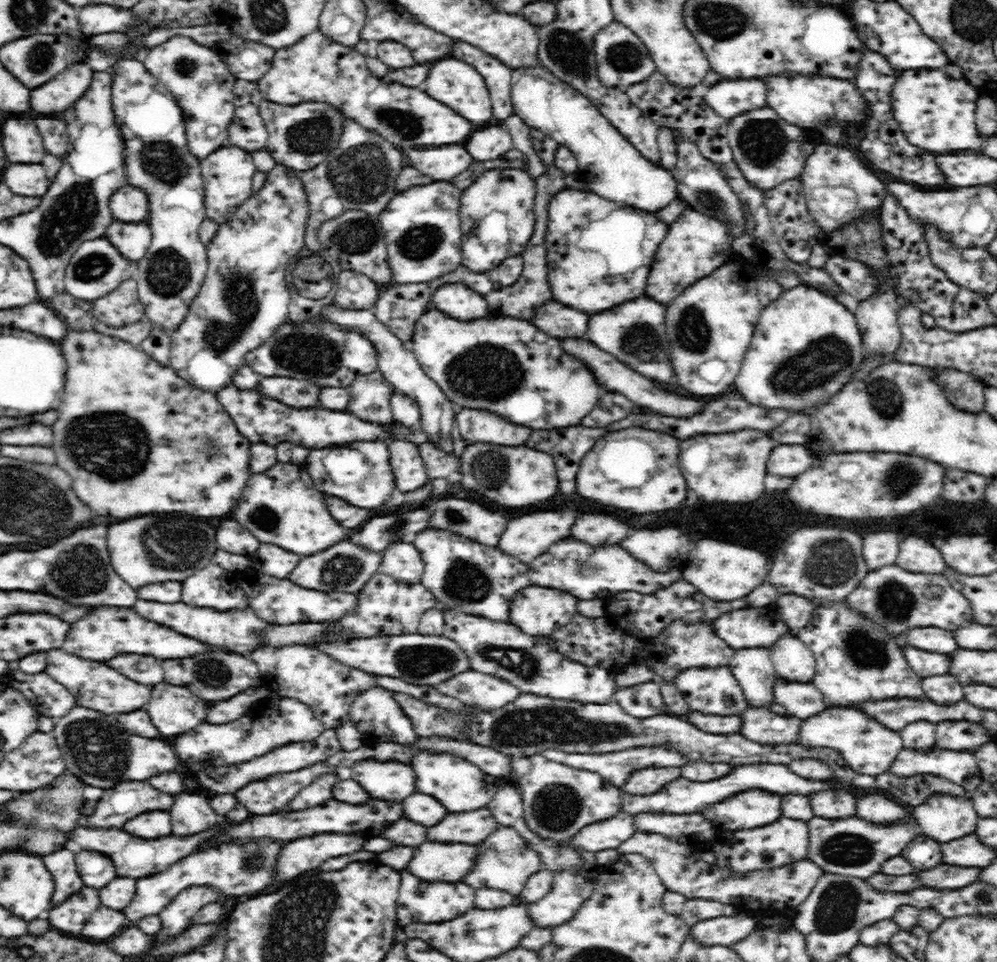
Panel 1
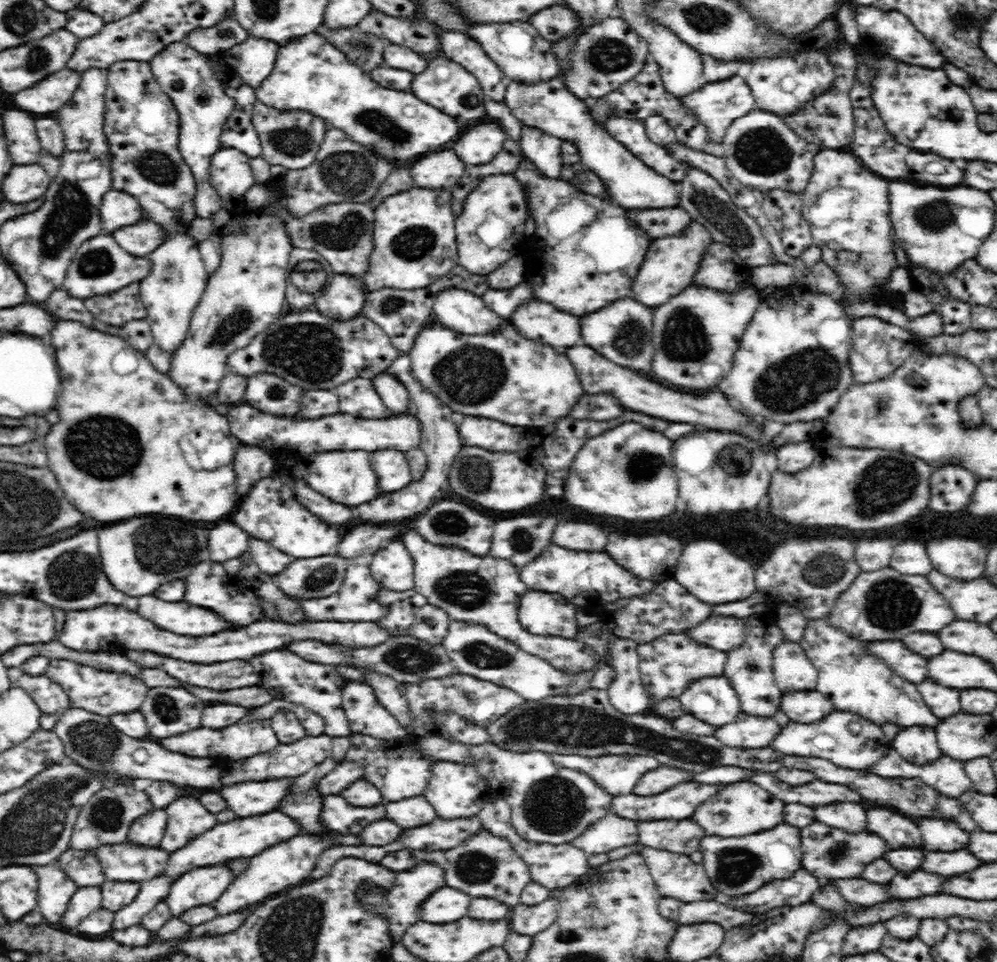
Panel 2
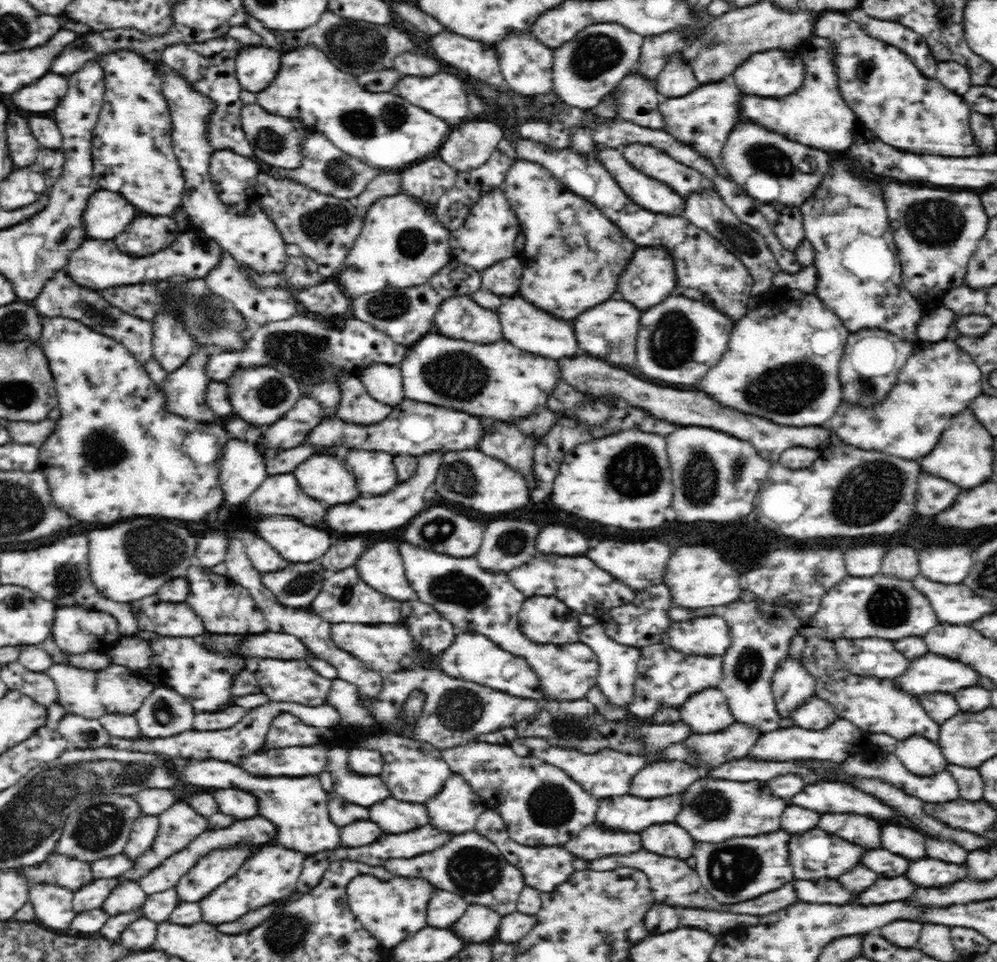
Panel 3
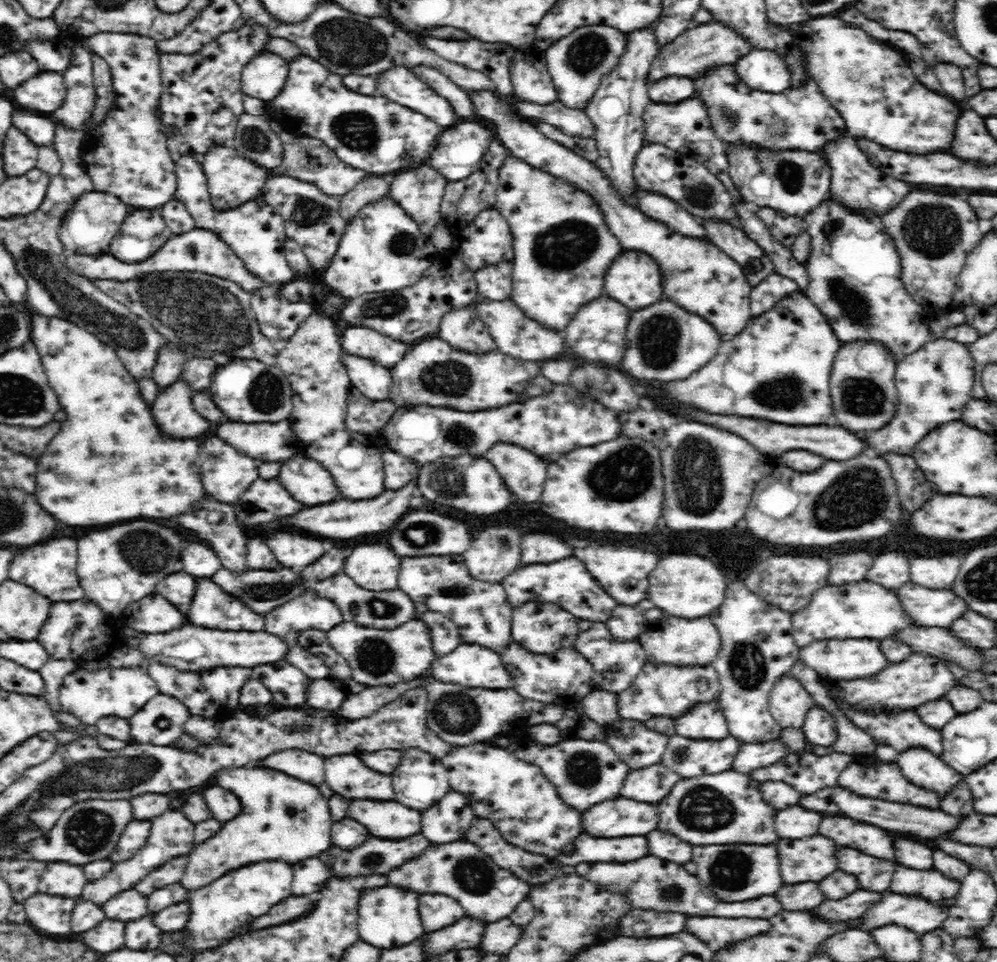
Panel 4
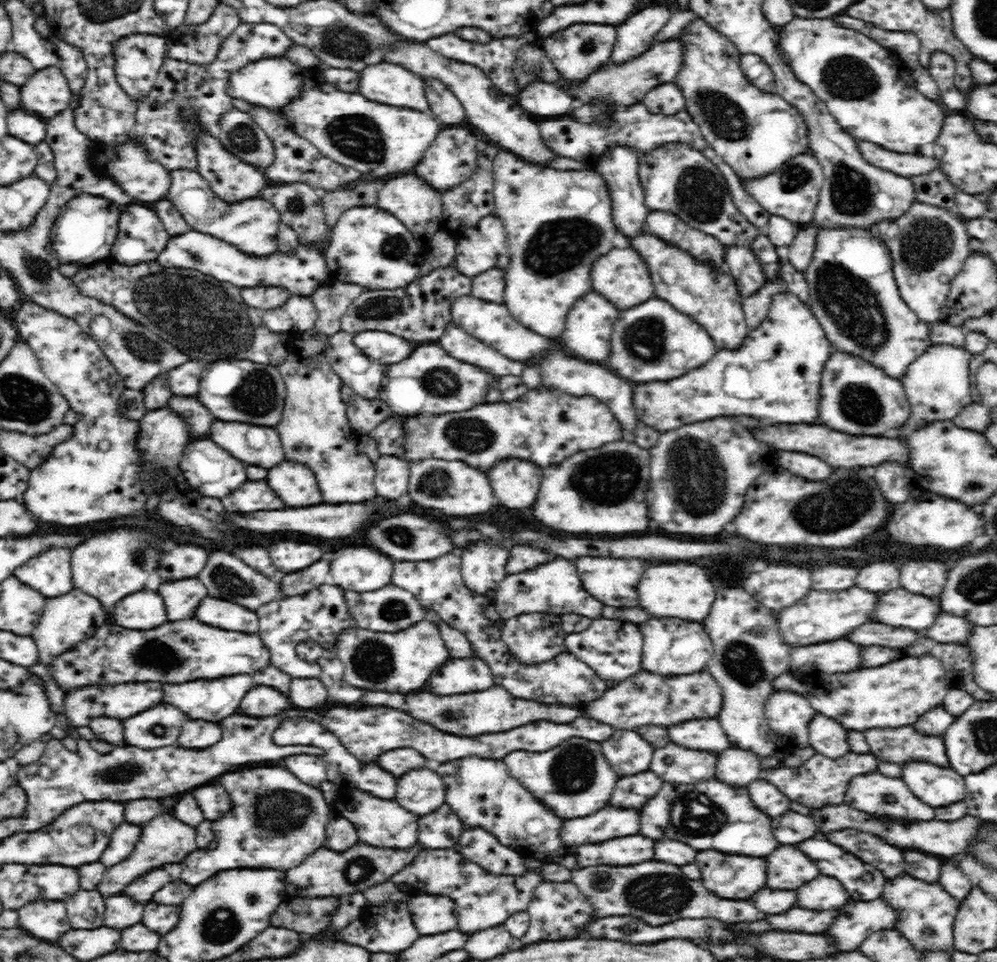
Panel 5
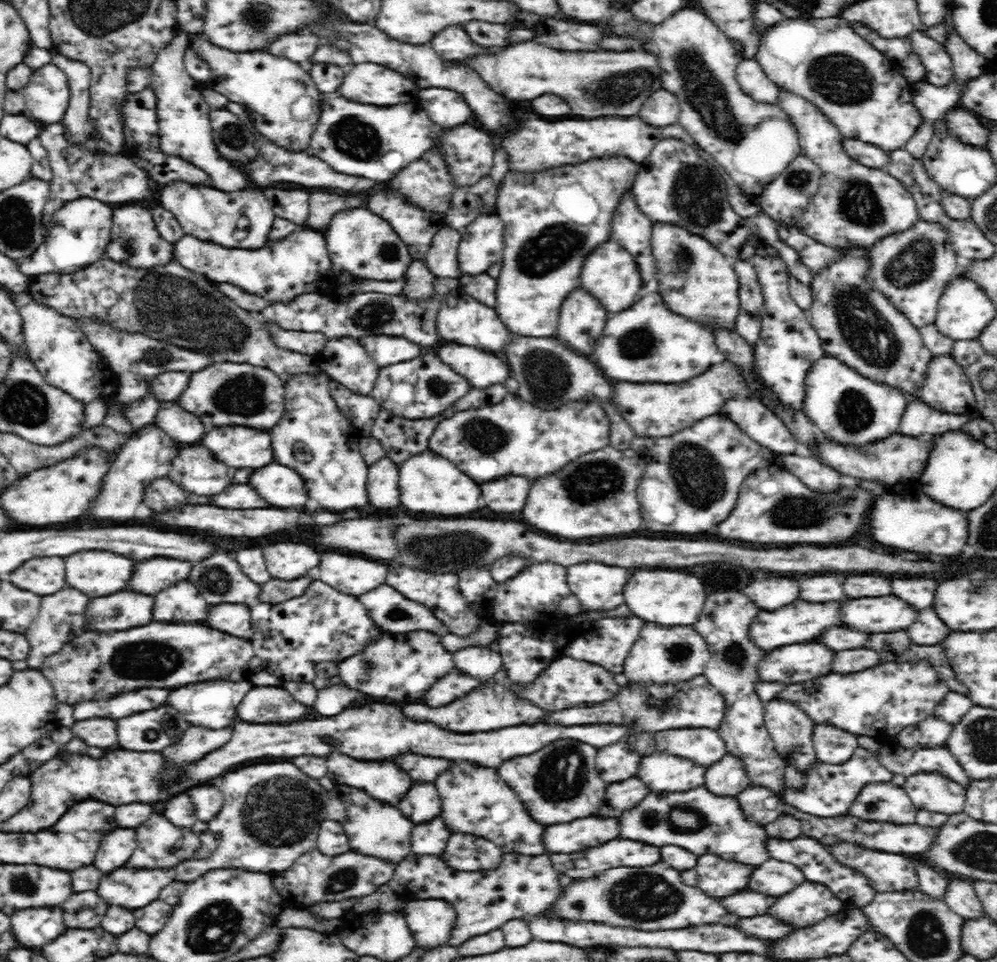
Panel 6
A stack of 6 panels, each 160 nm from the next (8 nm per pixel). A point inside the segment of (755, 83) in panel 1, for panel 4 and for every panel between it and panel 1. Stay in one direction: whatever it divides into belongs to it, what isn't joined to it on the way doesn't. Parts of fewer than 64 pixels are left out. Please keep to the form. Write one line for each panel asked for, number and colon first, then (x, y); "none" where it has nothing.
2: (715, 105)
3: (702, 120)
4: (684, 126)

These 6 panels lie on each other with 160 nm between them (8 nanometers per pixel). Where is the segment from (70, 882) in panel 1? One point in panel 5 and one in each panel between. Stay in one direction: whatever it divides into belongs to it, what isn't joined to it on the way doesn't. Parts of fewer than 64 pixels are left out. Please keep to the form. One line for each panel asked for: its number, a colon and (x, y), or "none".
2: (54, 889)
3: (53, 909)
4: (50, 915)
5: (47, 920)

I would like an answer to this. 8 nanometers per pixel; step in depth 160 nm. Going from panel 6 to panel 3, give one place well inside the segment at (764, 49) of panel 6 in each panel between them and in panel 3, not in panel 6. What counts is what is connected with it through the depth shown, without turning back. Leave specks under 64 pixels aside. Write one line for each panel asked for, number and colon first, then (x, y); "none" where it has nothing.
3: (889, 95)
4: (879, 97)
5: (868, 89)

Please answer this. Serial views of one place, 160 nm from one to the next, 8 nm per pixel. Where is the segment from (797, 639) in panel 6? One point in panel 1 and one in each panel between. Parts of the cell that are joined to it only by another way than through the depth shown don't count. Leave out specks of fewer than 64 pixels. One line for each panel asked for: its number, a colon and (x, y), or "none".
1: (899, 600)
2: (885, 605)
3: (880, 606)
4: (864, 609)
5: (821, 616)

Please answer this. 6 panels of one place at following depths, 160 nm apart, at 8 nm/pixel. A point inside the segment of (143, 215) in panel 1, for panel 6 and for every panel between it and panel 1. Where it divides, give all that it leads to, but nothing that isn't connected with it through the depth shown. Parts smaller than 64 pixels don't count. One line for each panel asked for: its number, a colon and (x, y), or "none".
2: (119, 209)
3: (107, 214)
4: (93, 221)
5: (84, 232)
6: (78, 235)

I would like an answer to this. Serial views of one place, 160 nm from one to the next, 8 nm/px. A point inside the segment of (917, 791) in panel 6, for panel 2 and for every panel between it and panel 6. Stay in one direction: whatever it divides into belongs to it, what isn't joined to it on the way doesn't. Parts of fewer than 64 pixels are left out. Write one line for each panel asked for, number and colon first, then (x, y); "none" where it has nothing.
2: (918, 745)
3: (921, 756)
4: (928, 771)
5: (937, 786)

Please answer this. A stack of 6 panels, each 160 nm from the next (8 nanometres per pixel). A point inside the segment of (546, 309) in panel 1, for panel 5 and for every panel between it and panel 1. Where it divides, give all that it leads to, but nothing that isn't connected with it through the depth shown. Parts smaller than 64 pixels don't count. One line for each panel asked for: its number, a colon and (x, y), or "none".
2: (538, 320)
3: (525, 326)
4: (515, 335)
5: (491, 323)

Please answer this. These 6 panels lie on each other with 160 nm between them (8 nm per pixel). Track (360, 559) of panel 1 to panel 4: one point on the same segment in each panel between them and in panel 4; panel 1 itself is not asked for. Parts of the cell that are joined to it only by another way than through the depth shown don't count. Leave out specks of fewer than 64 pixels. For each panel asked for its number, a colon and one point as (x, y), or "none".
2: (312, 577)
3: (297, 585)
4: (261, 590)

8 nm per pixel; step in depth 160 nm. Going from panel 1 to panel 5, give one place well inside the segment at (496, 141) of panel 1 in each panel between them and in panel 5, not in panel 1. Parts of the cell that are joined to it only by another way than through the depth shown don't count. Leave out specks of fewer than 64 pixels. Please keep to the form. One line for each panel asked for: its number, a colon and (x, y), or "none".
2: (479, 145)
3: (470, 146)
4: (459, 150)
5: (452, 157)

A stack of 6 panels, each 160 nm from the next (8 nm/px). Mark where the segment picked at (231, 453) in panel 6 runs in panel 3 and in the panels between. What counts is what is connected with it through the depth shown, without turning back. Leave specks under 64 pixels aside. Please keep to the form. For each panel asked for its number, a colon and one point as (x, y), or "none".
3: (291, 430)
4: (272, 442)
5: (260, 446)

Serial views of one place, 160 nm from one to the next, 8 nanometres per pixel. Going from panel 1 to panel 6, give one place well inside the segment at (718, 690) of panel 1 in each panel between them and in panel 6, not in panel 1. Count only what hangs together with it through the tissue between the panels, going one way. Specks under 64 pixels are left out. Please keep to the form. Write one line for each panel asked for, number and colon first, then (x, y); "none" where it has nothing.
2: (712, 699)
3: (707, 712)
4: (705, 721)
5: (705, 734)
6: (701, 745)

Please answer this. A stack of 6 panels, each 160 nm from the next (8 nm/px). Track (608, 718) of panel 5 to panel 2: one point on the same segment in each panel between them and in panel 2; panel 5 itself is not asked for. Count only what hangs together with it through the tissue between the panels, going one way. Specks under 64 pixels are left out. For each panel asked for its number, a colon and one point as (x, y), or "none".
2: (669, 663)
3: (665, 677)
4: (660, 690)

